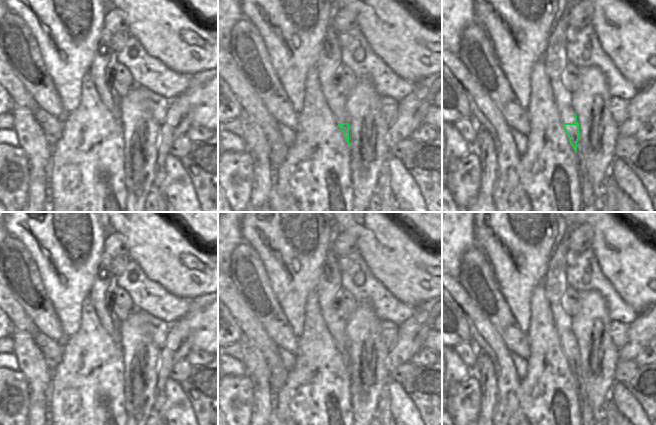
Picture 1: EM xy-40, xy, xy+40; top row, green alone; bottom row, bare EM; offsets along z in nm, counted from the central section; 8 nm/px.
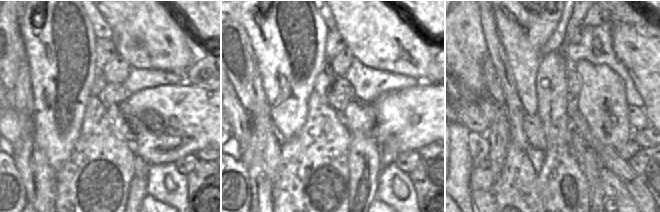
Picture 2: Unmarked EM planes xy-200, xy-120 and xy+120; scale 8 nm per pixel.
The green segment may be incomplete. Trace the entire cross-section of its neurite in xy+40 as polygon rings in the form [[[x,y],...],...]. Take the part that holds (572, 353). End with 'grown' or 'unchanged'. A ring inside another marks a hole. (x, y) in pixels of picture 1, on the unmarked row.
[[[573,336],[575,342],[574,347],[563,347],[563,352],[569,362],[569,366],[573,373],[577,376],[577,366],[579,364],[579,348],[577,346],[577,340]]]; unchanged

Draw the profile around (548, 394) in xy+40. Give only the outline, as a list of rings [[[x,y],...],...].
[[[540,283],[531,296],[531,320],[527,330],[529,348],[527,374],[517,390],[519,406],[530,425],[583,425],[579,404],[579,384],[563,352],[553,324],[545,288]]]

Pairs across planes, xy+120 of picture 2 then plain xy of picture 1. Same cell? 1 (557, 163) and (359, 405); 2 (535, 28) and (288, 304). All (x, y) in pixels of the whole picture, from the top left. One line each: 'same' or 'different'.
1: different
2: same

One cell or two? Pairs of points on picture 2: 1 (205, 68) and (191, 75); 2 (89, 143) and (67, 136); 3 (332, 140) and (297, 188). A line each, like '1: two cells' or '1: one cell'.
1: one cell
2: two cells
3: one cell

